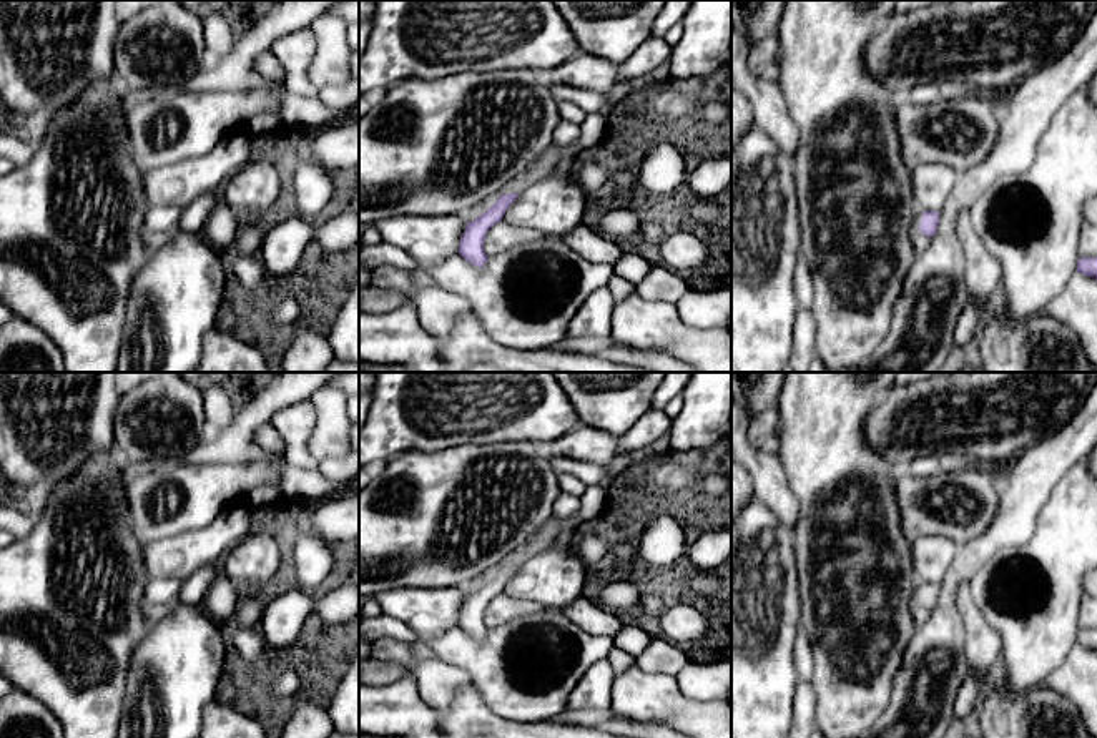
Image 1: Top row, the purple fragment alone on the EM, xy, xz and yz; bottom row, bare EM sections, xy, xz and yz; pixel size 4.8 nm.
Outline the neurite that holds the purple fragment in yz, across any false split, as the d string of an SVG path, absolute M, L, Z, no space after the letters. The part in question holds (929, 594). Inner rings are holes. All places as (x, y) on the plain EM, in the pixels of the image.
M919 583L914 588L911 607L924 607L932 610L939 597L939 583Z

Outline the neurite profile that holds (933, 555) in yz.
M927 535L911 542L914 573L922 583L941 583L954 562L957 544L947 537Z

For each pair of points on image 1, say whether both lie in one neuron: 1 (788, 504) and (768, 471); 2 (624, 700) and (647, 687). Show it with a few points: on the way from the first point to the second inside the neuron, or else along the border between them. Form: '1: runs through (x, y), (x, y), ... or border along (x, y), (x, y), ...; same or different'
1: runs through (780, 496), (770, 486), (770, 479); same
2: runs through (629, 700), (642, 692); same

